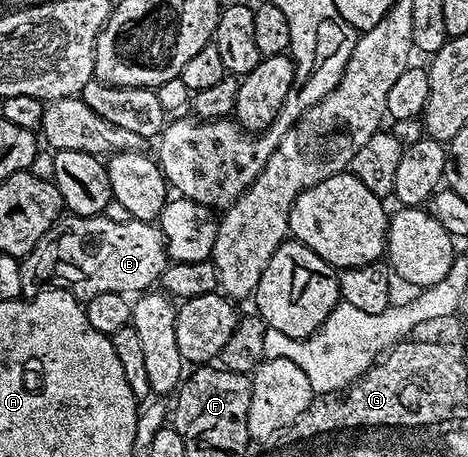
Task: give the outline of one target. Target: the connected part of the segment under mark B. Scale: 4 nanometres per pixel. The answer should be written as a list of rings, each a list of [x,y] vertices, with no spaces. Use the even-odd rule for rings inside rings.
[[[63,215],[55,222],[53,228],[45,231],[45,235],[41,235],[37,247],[33,247],[33,251],[29,251],[26,257],[22,258],[21,291],[24,298],[30,299],[42,293],[44,289],[67,289],[83,303],[93,299],[93,295],[106,293],[138,295],[150,290],[160,280],[168,264],[167,244],[158,224],[134,219],[115,223],[102,215],[98,217]]]

